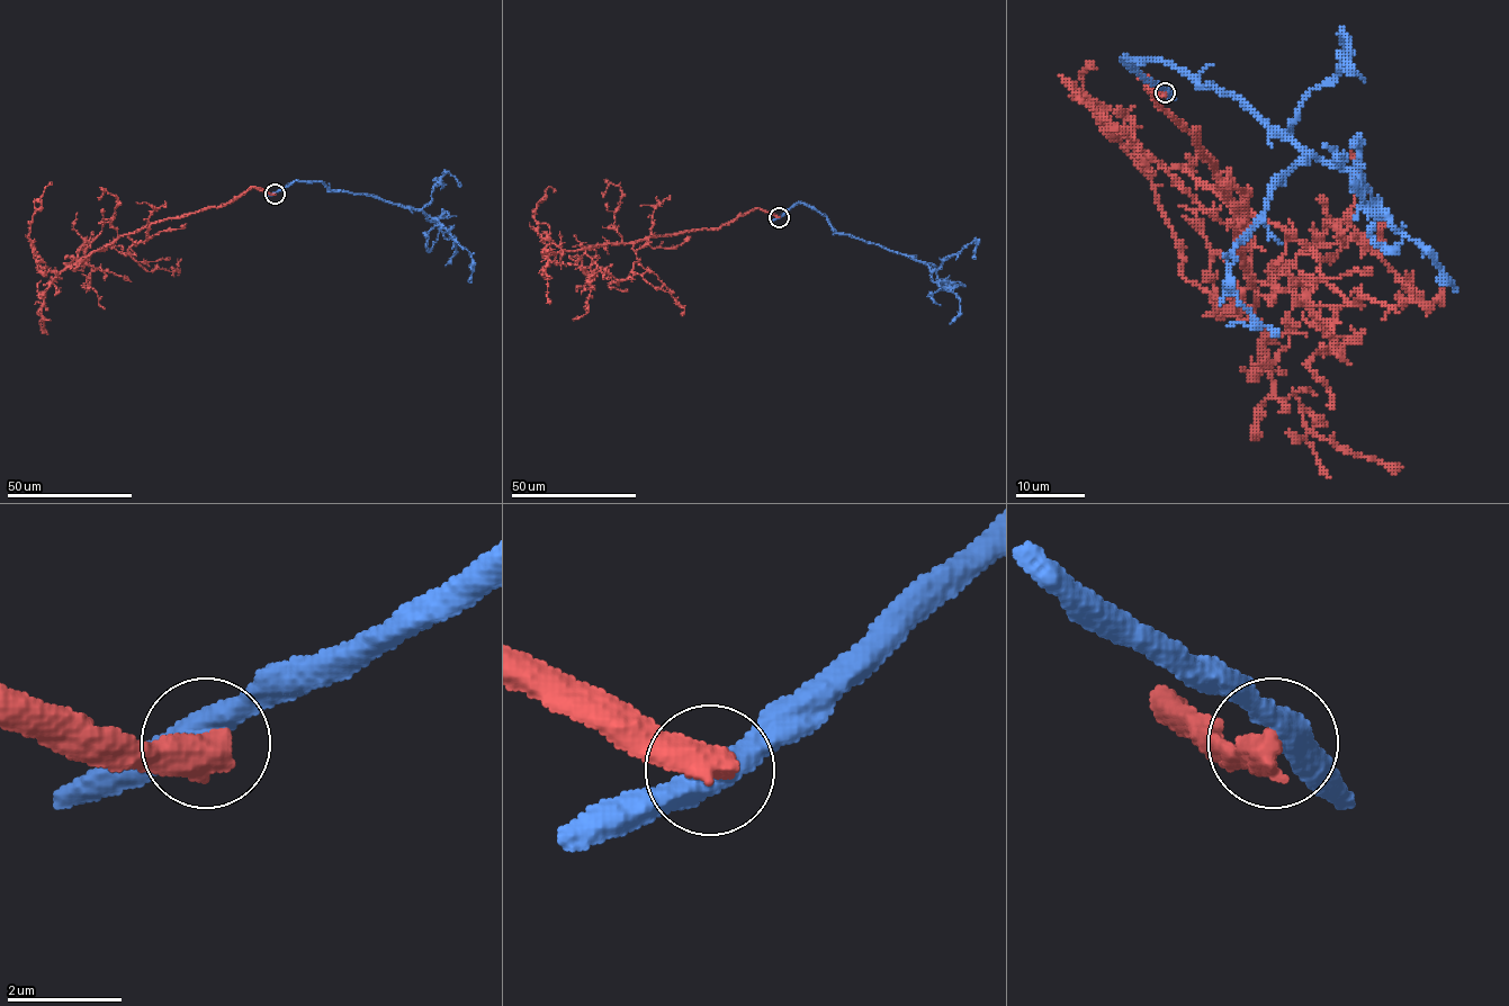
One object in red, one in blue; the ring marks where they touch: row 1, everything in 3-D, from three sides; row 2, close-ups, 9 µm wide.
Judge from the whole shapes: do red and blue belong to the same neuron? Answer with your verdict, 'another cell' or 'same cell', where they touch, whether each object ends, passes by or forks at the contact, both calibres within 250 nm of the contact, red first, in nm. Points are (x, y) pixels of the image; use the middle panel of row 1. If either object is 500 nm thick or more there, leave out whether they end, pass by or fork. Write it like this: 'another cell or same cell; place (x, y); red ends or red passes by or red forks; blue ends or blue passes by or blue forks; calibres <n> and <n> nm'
another cell; place (779, 217); calibres 600 and 440 nm

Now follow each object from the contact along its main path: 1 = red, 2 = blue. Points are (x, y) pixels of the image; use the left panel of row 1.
1: (275, 194), (250, 187), (218, 207), (149, 223), (74, 265), (46, 272), (28, 235), (33, 214), (52, 182)
2: (275, 194), (295, 181), (321, 181), (333, 190), (420, 209), (436, 218), (468, 252), (472, 279)

